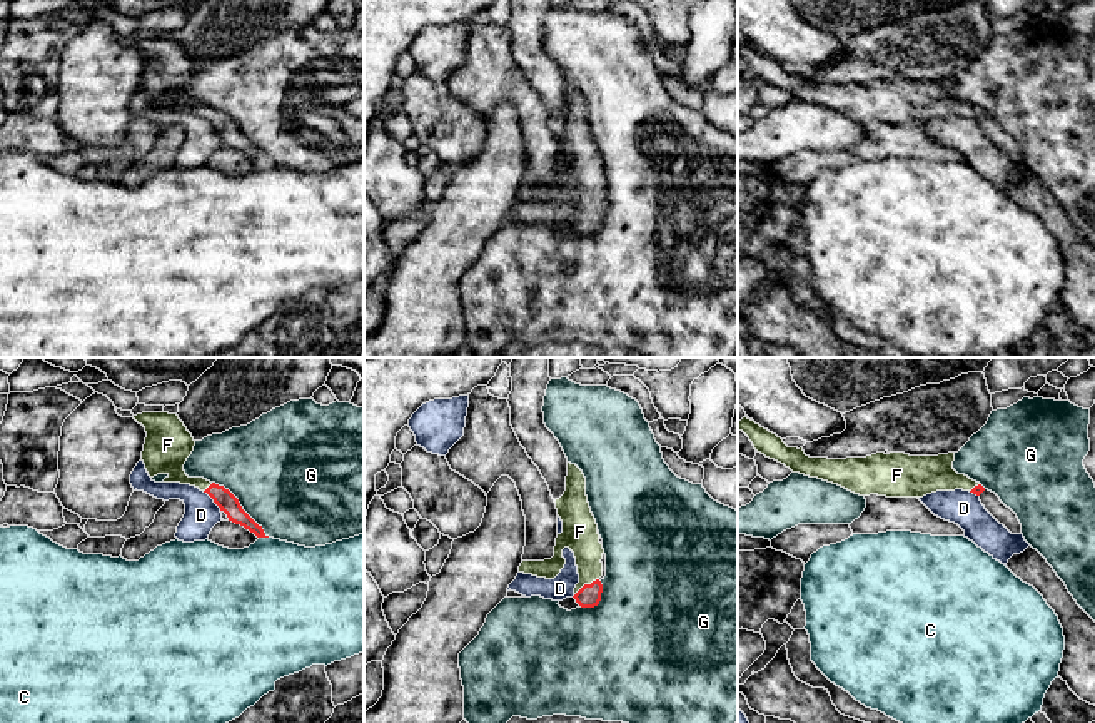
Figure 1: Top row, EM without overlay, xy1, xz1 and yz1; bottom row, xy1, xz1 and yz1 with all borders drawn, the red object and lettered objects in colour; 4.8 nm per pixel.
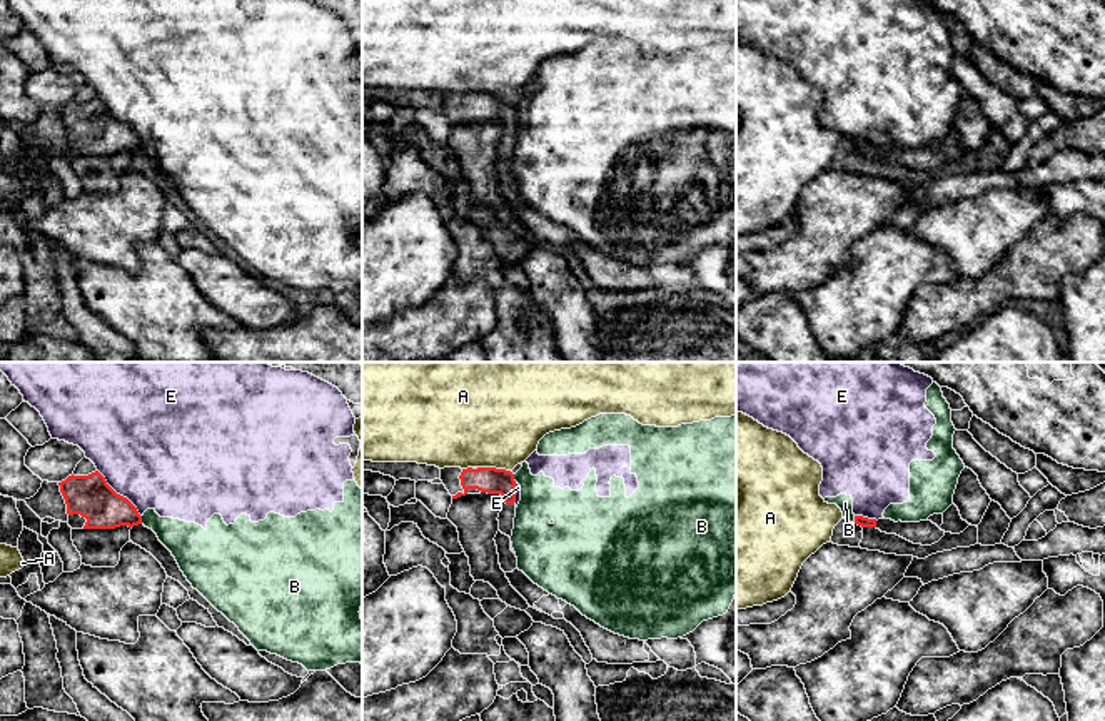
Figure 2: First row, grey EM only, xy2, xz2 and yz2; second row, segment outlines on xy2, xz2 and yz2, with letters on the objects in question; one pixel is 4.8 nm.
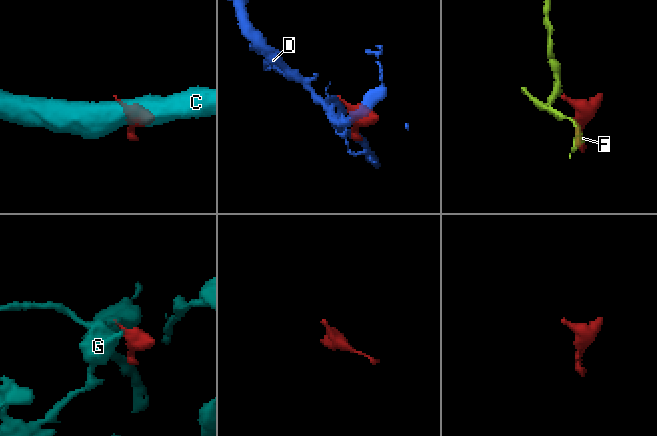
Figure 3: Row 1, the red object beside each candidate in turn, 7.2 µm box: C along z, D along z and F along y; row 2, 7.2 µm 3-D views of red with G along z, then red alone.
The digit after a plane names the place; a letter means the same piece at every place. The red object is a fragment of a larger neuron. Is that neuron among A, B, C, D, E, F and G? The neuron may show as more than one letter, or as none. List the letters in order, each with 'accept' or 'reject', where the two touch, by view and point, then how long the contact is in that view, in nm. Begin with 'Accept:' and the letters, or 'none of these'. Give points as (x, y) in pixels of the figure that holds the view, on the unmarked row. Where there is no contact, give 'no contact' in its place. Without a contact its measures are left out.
Accept: F
A: reject; meets red in xz2 at (494, 94); contact 160 nm long
B: reject; meets red in xy2 at (141, 146); contact 40 nm long
C: reject; meets red in xy1 at (264, 162); contact 50 nm long
D: reject; meets red in xy1 at (212, 124); contact 130 nm long
E: reject; meets red in xy2 at (119, 121); contact 320 nm long
F: accept; meets red in xz1 at (586, 211); contact 150 nm long
G: reject; meets red in xz1 at (600, 226); contact 170 nm long

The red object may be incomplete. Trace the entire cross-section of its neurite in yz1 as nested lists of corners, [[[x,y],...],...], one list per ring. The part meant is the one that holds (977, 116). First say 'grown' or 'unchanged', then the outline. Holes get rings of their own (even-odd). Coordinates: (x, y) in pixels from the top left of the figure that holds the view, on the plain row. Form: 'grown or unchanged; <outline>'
grown; [[[743,43],[738,47],[754,75],[793,99],[838,110],[860,122],[923,124],[936,117],[963,115],[980,122],[985,114],[953,95],[955,78],[910,82],[876,78],[866,83],[810,83],[803,73],[788,73],[781,63]]]

